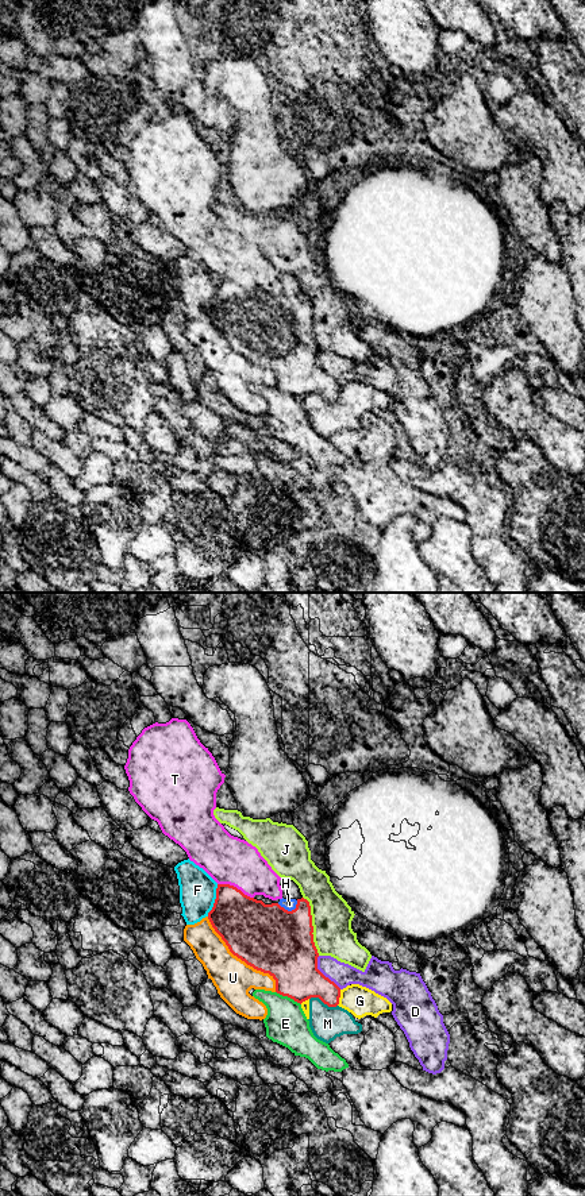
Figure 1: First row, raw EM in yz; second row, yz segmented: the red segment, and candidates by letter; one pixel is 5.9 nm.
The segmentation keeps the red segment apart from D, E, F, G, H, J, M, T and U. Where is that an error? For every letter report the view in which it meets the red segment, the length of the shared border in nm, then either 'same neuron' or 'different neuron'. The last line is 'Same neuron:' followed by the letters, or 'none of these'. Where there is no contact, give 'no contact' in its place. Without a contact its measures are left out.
D: contact in yz; length 240 nm; different neuron
E: contact in yz; length 170 nm; different neuron
F: contact in yz; length 200 nm; different neuron
G: contact in yz; length 100 nm; different neuron
H: contact in yz; length 130 nm; same neuron
J: contact in yz; length 360 nm; different neuron
M: contact in yz; length 180 nm; different neuron
T: contact in yz; length 240 nm; different neuron
U: contact in yz; length 600 nm; different neuron
Same neuron: H

